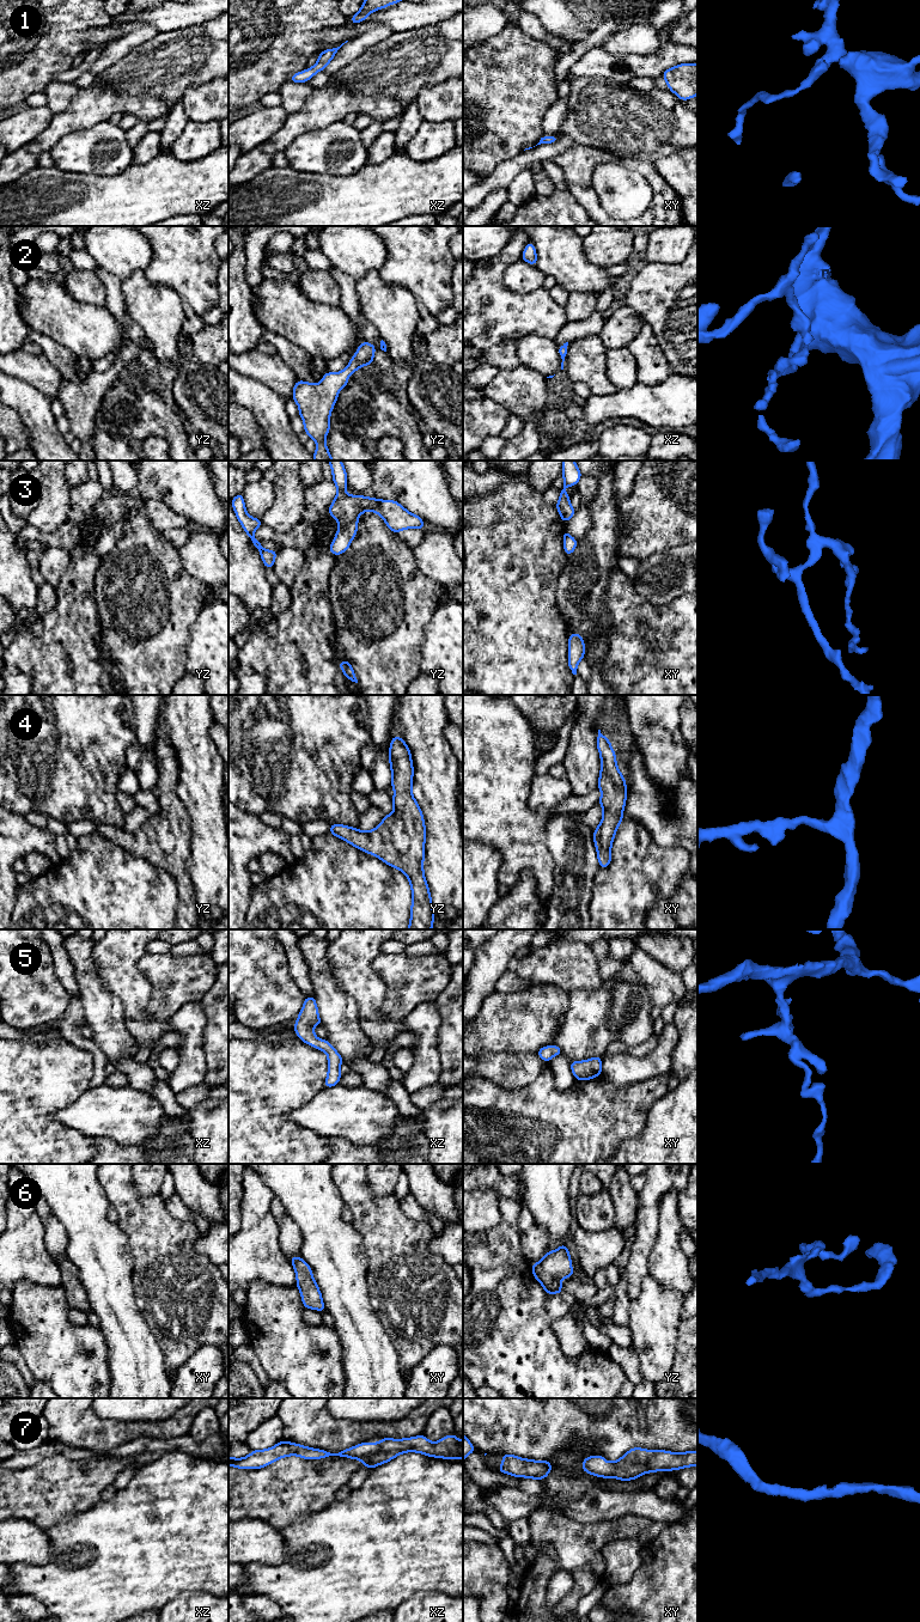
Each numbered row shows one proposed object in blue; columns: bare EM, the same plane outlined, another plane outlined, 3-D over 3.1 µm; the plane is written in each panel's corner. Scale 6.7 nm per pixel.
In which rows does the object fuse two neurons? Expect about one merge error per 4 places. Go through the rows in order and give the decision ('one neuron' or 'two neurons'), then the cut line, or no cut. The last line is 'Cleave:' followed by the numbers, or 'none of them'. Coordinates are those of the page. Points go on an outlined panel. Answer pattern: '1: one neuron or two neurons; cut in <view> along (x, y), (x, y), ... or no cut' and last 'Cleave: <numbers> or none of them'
1: one neuron; no cut
2: one neuron; no cut
3: one neuron; no cut
4: one neuron; no cut
5: one neuron; no cut
6: one neuron; no cut
7: one neuron; no cut
Cleave: none of them

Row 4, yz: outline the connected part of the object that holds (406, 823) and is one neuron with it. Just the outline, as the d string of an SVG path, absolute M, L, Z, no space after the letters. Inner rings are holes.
M394 736L389 749L394 812L371 831L333 824L329 833L402 871L410 883L413 903L408 929L432 929L434 910L424 873L426 827L412 793L413 762L402 737Z

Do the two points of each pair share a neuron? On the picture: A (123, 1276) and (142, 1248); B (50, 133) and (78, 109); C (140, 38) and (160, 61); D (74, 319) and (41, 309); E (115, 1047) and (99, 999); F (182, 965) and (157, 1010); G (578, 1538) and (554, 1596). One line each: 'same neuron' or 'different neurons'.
A: different neurons
B: same neuron
C: different neurons
D: same neuron
E: same neuron
F: same neuron
G: different neurons

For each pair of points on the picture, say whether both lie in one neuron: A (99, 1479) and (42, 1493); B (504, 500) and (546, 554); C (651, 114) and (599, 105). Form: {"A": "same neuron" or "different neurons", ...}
{"A": "same neuron", "B": "same neuron", "C": "same neuron"}

